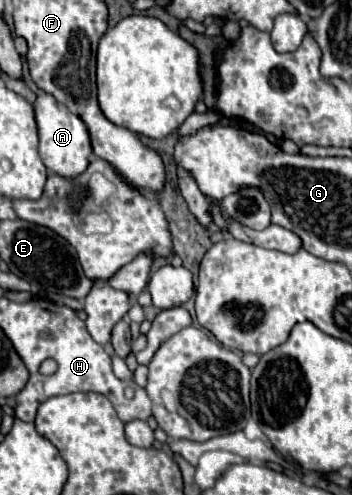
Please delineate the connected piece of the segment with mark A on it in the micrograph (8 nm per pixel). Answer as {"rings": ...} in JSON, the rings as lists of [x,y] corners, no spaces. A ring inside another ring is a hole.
{"rings":[[[49,94],[37,96],[35,118],[37,118],[37,128],[39,128],[39,156],[43,164],[47,166],[47,170],[63,178],[75,178],[83,174],[93,154],[91,138],[89,138],[89,130],[85,122],[79,116],[73,118],[73,114],[63,104],[55,102],[55,98],[51,98]]]}

